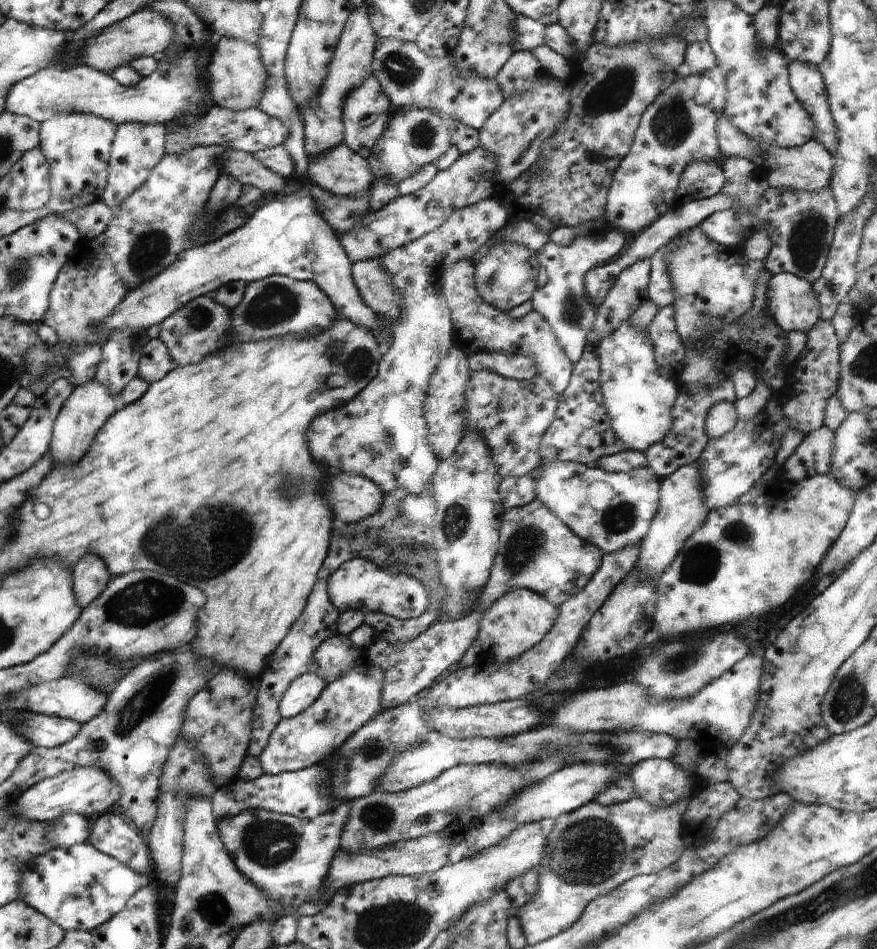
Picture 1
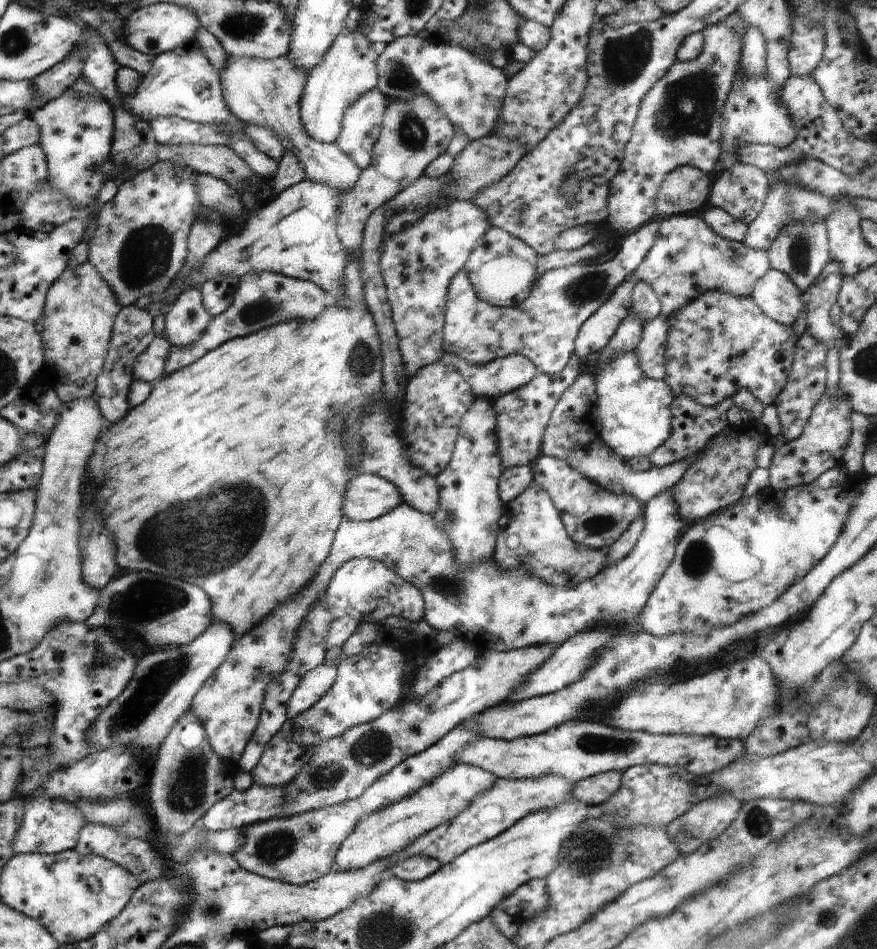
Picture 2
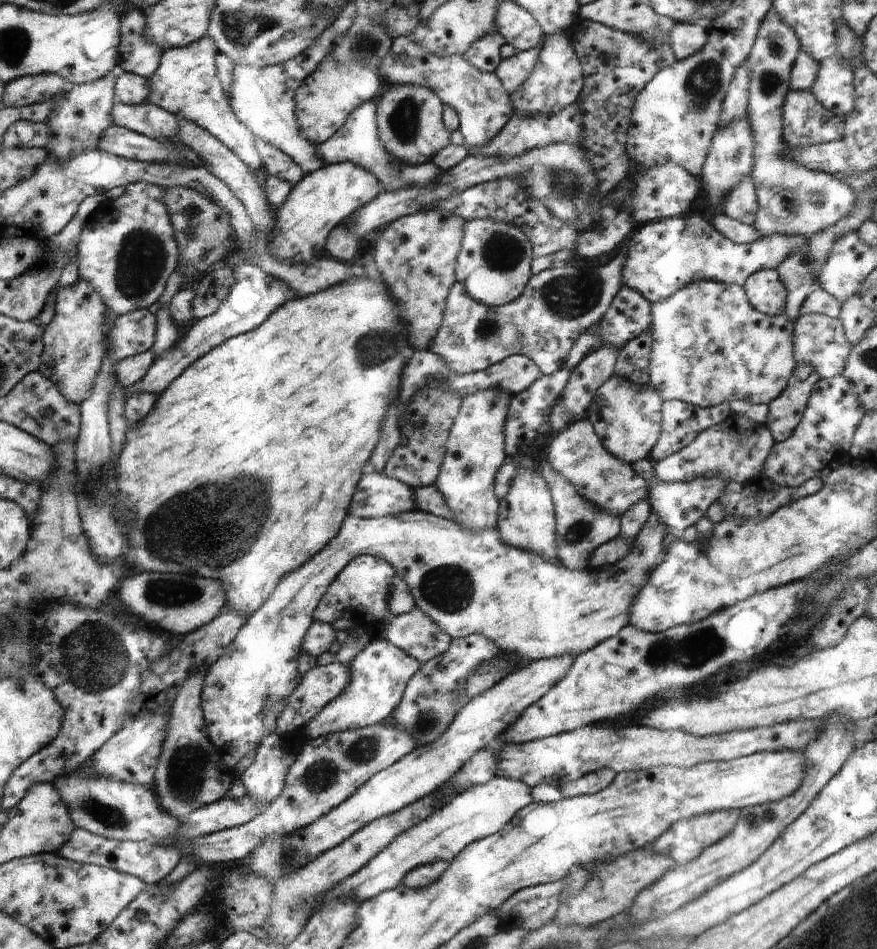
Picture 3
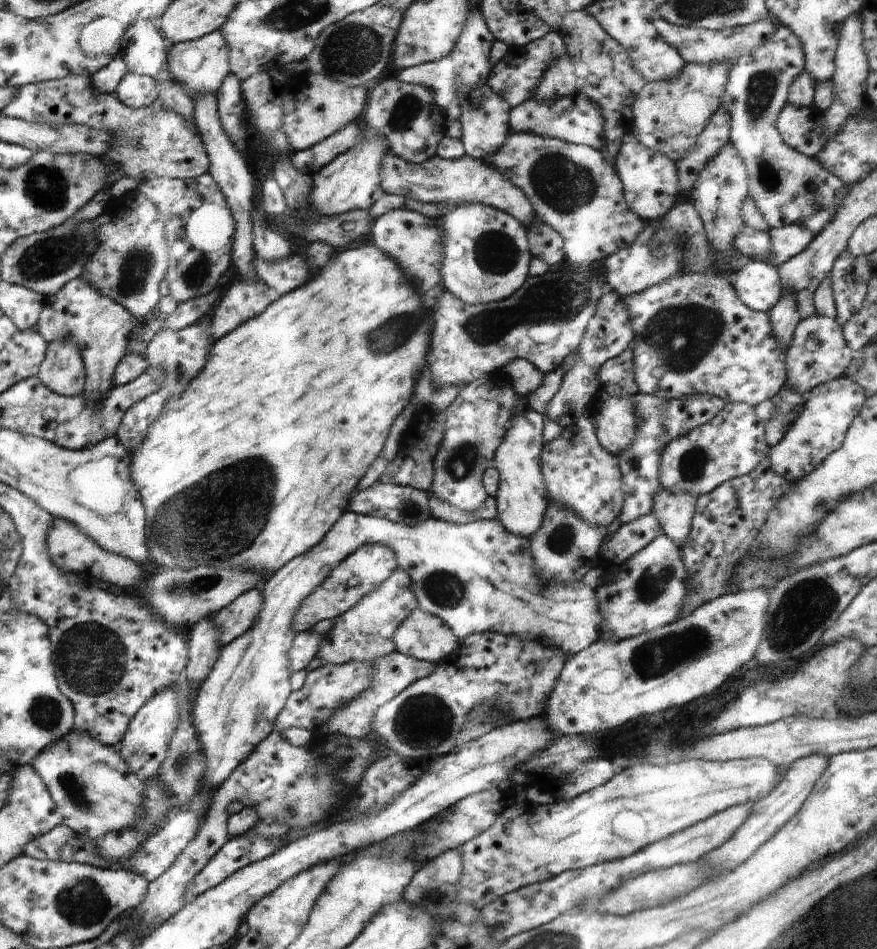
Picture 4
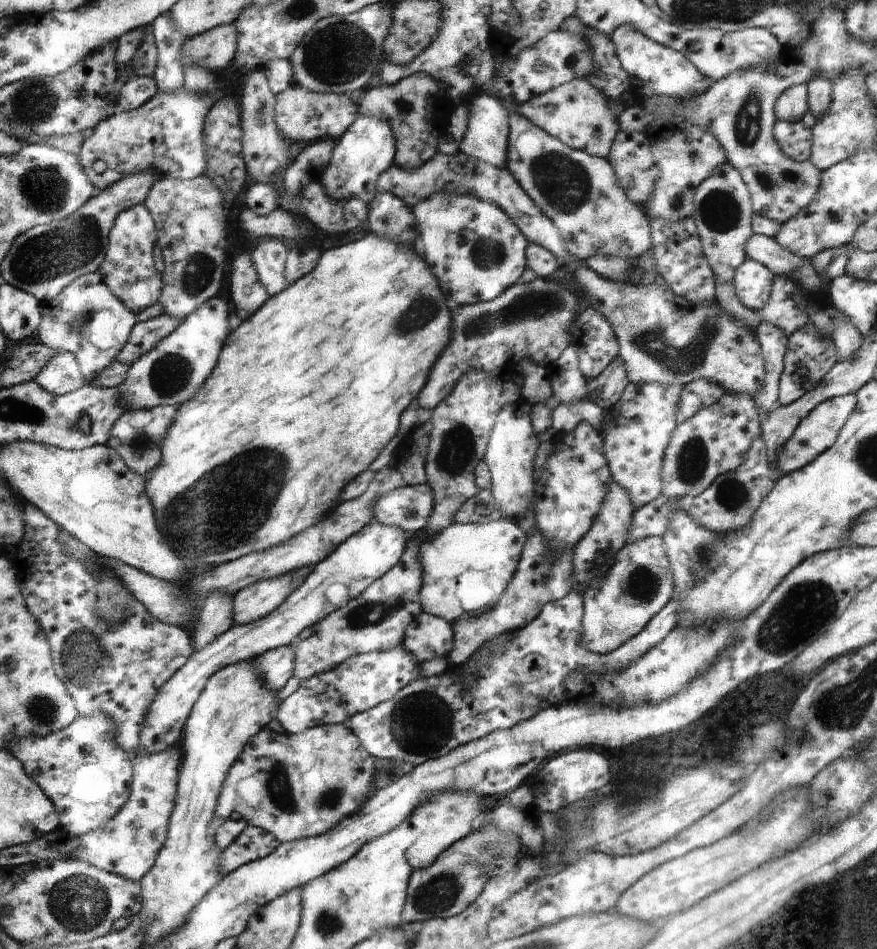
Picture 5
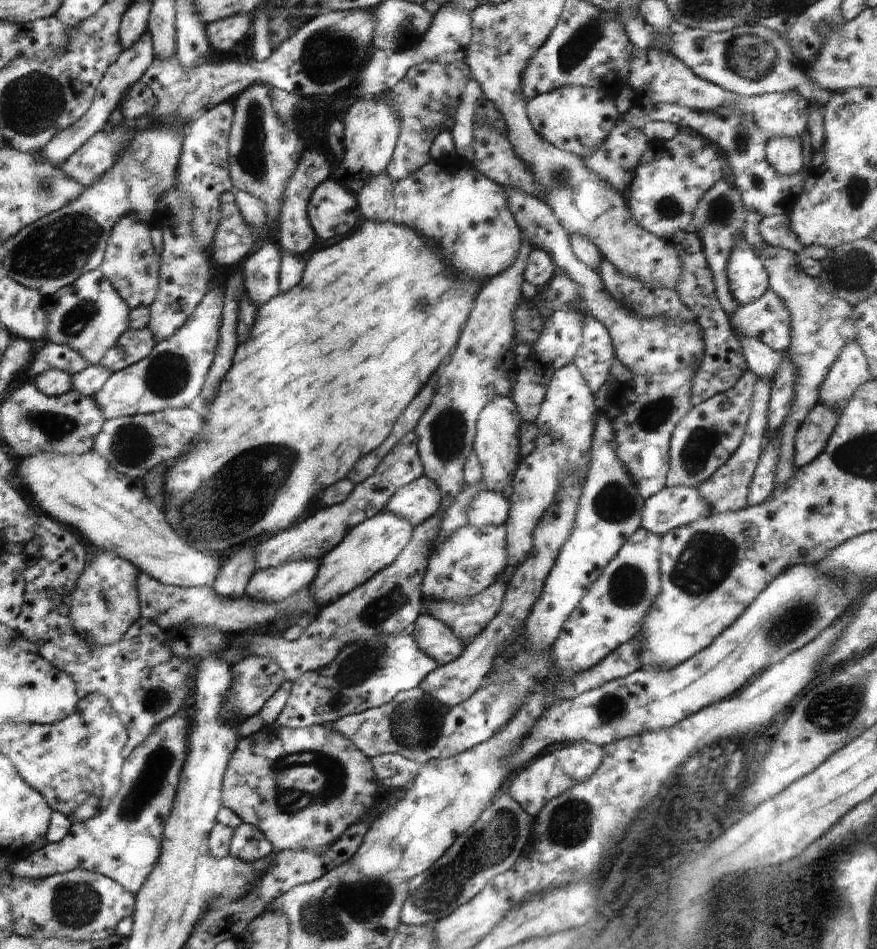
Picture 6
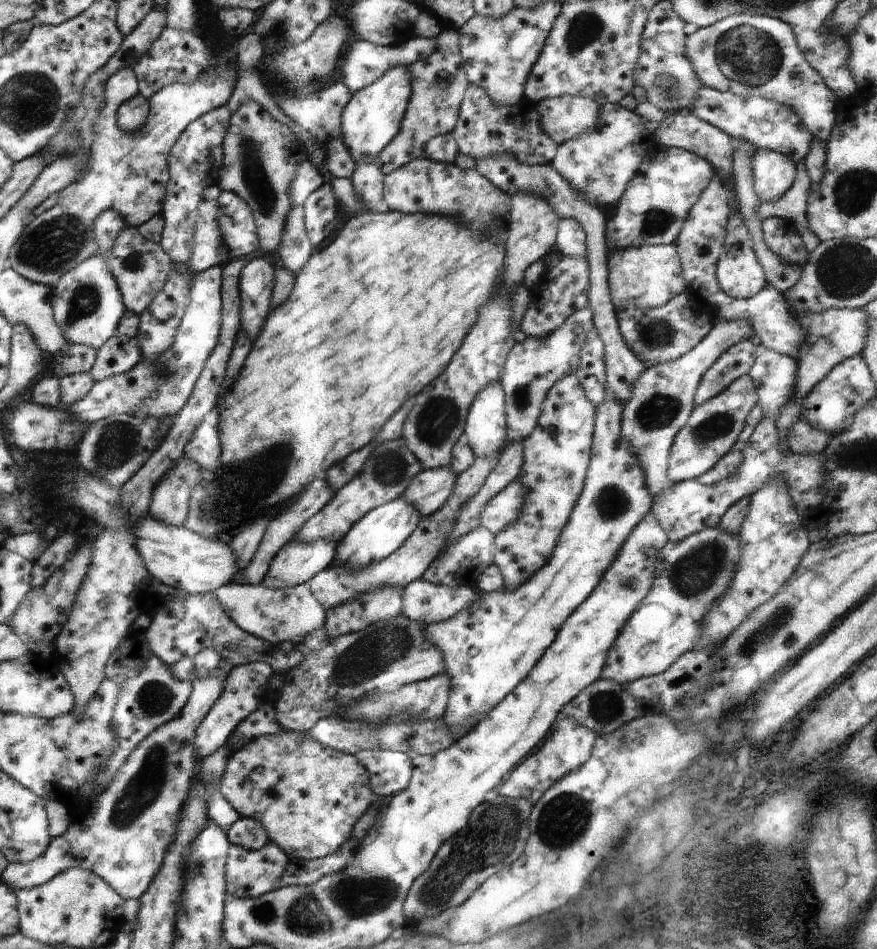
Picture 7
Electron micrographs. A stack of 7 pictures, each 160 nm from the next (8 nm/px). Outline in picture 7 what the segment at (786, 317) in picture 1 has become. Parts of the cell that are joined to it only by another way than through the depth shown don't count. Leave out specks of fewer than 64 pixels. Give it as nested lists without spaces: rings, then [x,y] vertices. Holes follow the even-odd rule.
[[[678,111],[666,116],[660,122],[653,136],[665,147],[677,147],[704,158],[713,167],[715,172],[718,172],[724,178],[731,178],[733,182],[732,156],[734,150],[731,146],[731,140],[730,137],[724,134],[722,130],[716,128],[716,126],[711,126],[704,122],[704,120],[699,120],[694,114],[689,112]],[[734,212],[730,216],[726,240],[724,241],[724,252],[716,264],[718,286],[728,296],[738,299],[754,296],[767,284],[762,265],[758,260],[758,256],[756,256],[756,252],[754,252],[754,248],[752,248],[753,242],[750,230],[744,222],[739,212]]]

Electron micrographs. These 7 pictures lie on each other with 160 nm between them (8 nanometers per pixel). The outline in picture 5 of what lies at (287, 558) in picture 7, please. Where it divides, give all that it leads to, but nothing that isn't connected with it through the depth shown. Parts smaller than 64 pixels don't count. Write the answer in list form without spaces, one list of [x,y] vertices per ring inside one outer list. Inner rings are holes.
[[[294,571],[282,577],[258,581],[238,591],[233,596],[234,625],[254,624],[264,619],[289,598],[300,582],[301,577]]]

